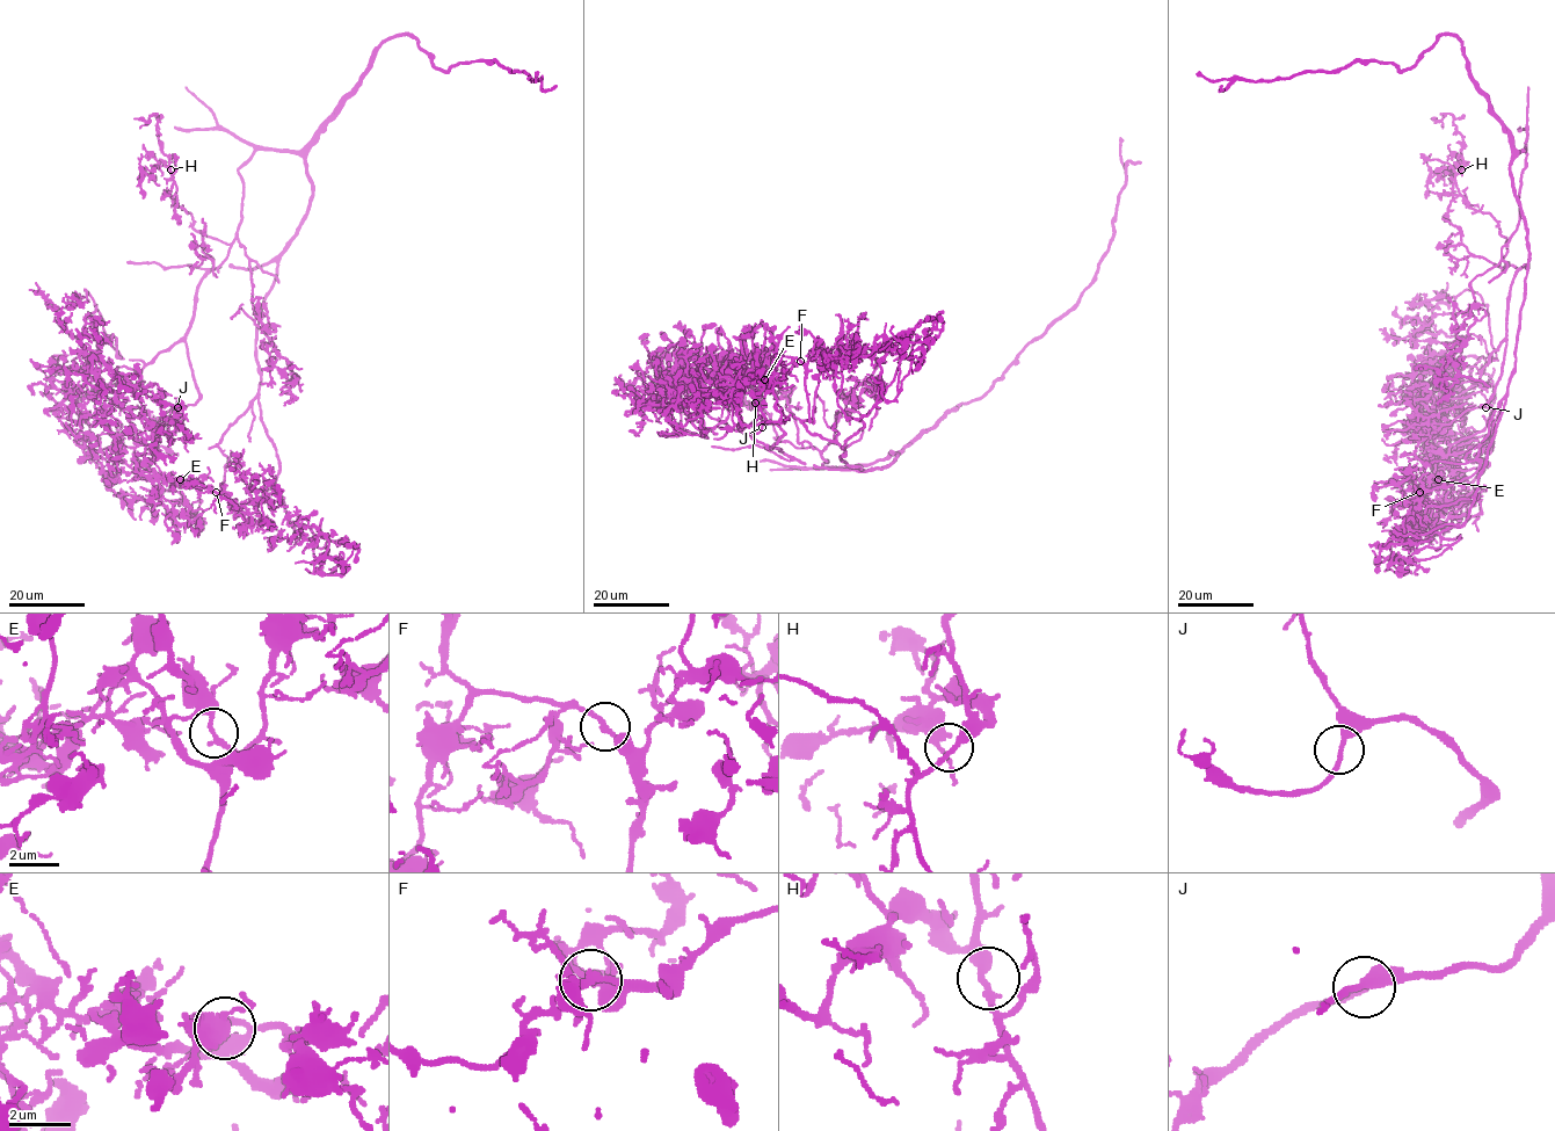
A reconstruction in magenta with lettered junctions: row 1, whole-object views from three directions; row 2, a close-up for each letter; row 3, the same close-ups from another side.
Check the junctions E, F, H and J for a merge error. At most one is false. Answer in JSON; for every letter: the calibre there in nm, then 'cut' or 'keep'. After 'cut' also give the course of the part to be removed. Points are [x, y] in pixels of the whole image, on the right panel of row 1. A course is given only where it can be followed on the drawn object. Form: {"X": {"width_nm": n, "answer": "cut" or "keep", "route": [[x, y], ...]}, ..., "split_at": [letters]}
{"E": {"width_nm": 200, "answer": "keep"}, "F": {"width_nm": 220, "answer": "keep"}, "H": {"width_nm": 240, "answer": "keep"}, "J": {"width_nm": 240, "answer": "keep"}, "split_at": []}

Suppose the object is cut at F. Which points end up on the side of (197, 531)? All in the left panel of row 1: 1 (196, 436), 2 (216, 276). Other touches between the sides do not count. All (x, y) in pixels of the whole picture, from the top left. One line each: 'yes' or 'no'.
1: yes
2: no

